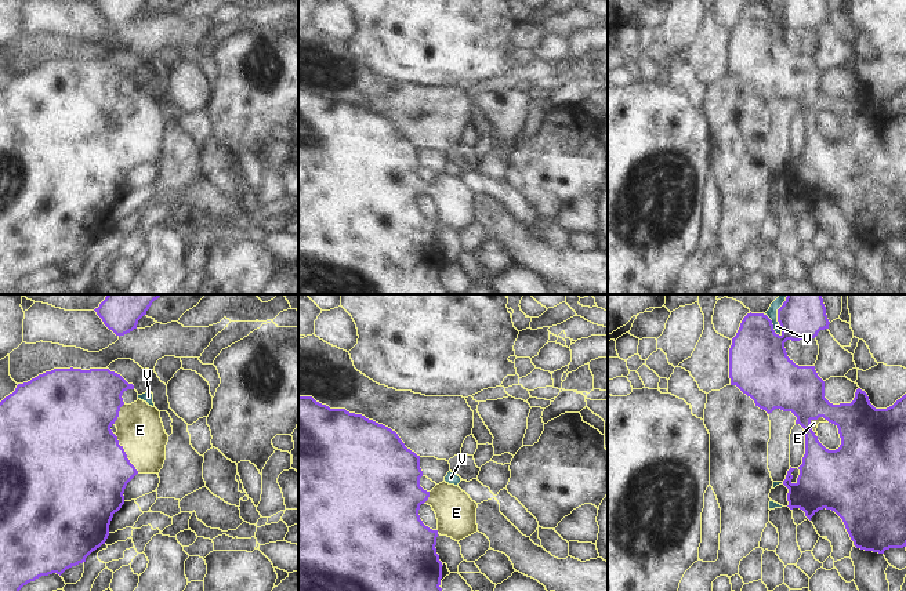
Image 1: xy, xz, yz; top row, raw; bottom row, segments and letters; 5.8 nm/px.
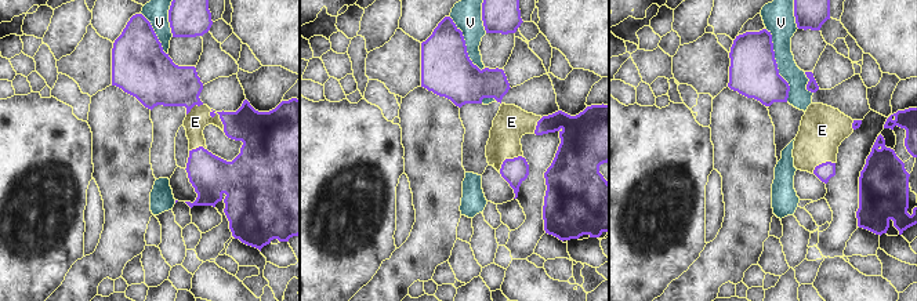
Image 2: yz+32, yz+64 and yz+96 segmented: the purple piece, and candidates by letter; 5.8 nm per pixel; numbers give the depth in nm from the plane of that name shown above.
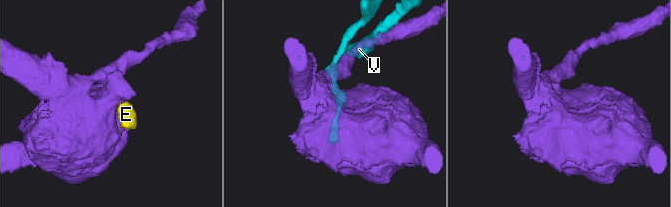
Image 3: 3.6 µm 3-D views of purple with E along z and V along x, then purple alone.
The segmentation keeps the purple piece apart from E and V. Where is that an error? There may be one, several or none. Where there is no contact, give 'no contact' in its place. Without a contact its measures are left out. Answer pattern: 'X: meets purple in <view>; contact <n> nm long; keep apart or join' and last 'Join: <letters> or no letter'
E: meets purple in xy; contact 260 nm long; join
V: meets purple in yz; contact 170 nm long; keep apart
Join: E

